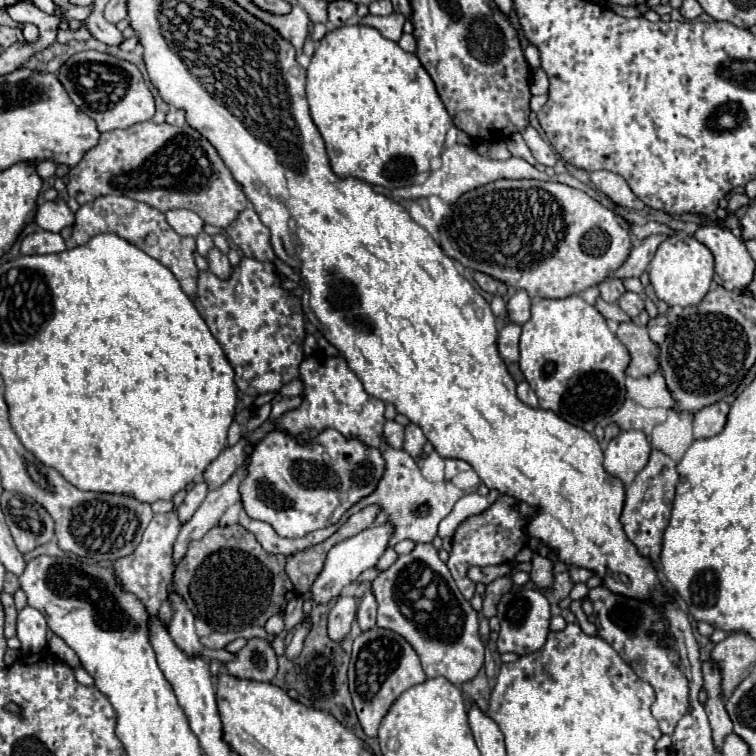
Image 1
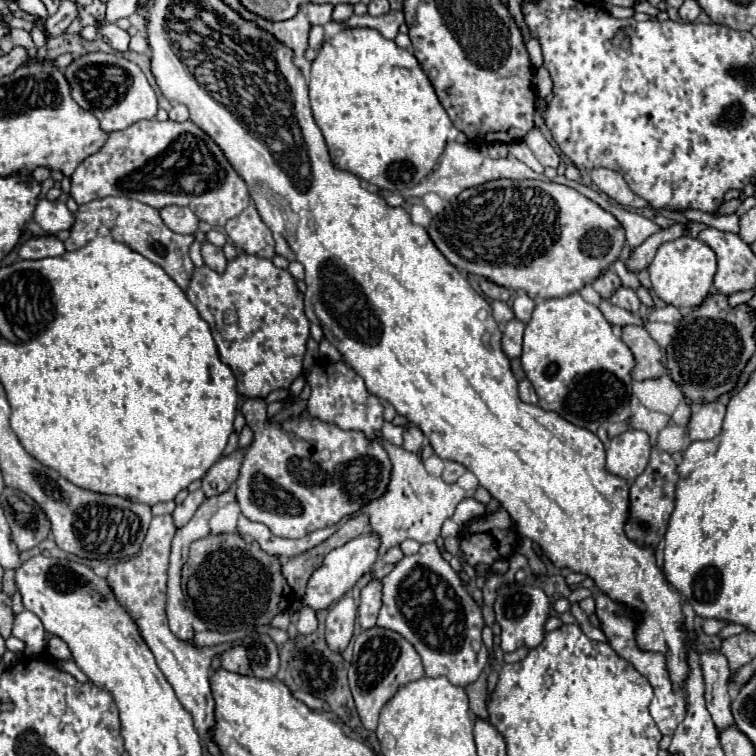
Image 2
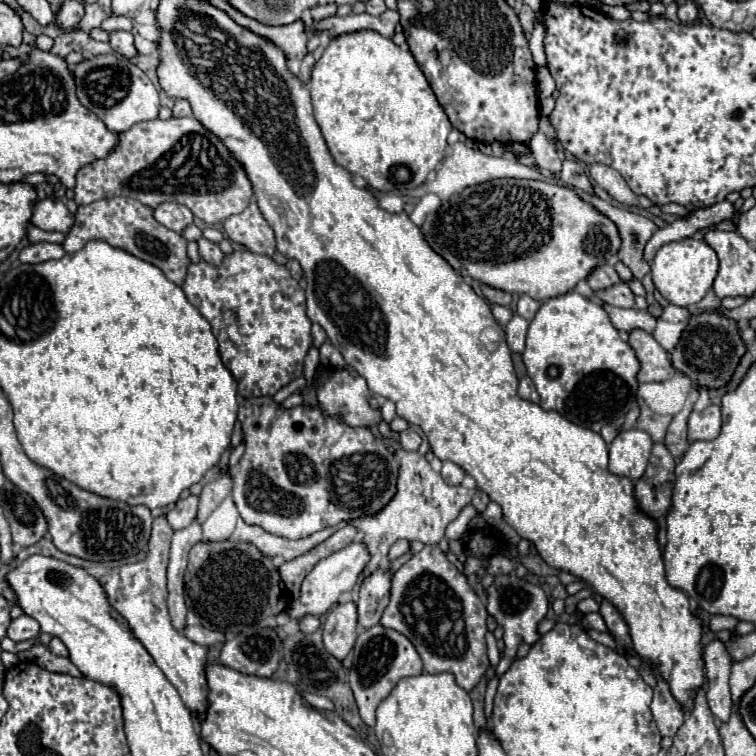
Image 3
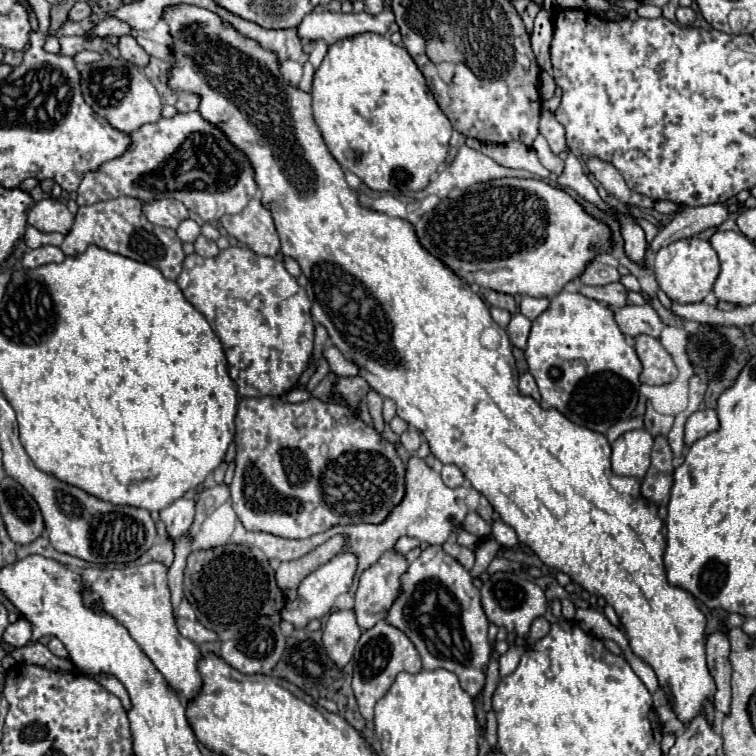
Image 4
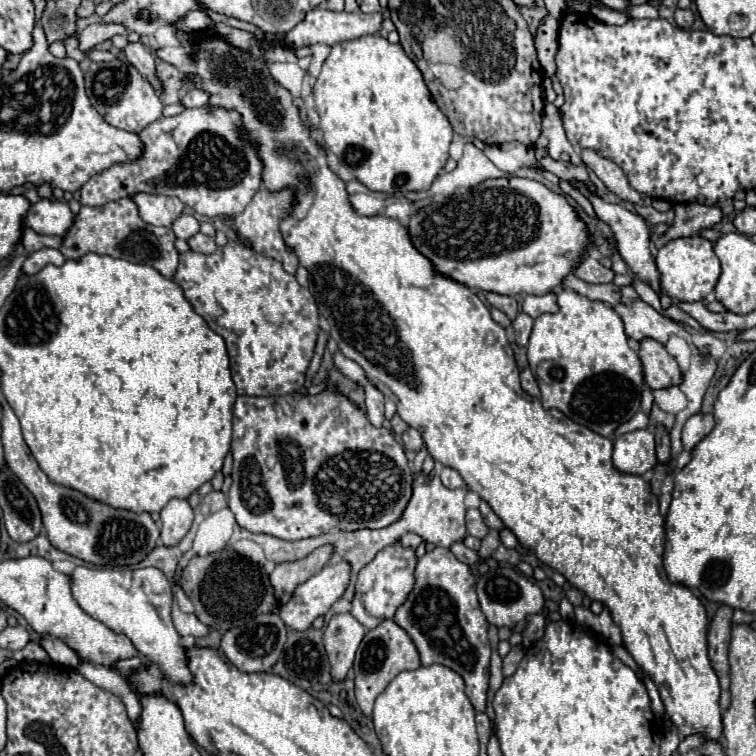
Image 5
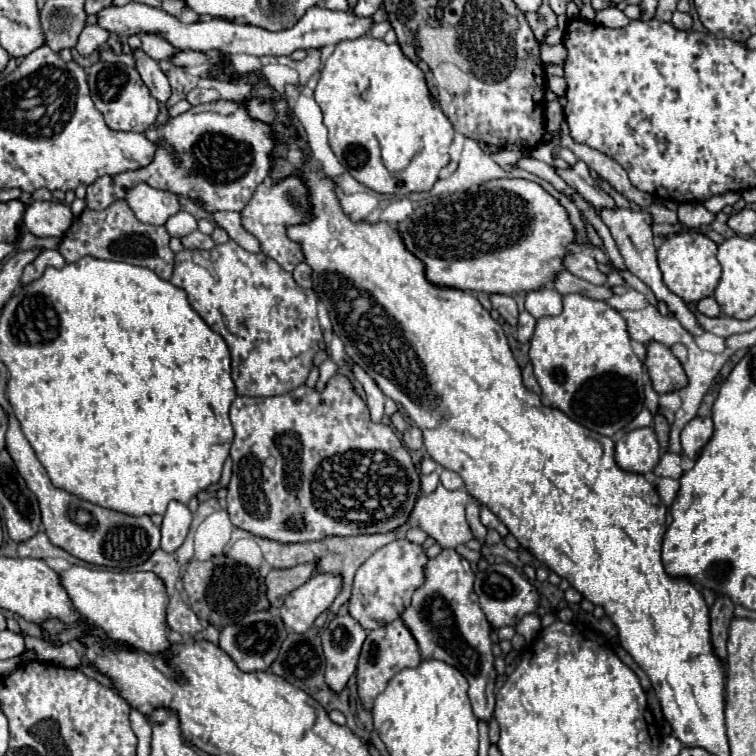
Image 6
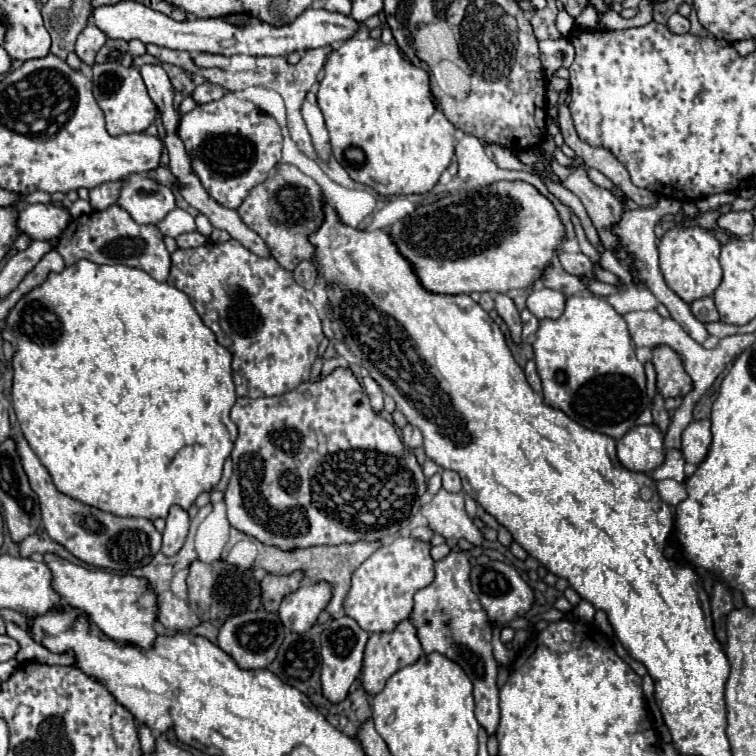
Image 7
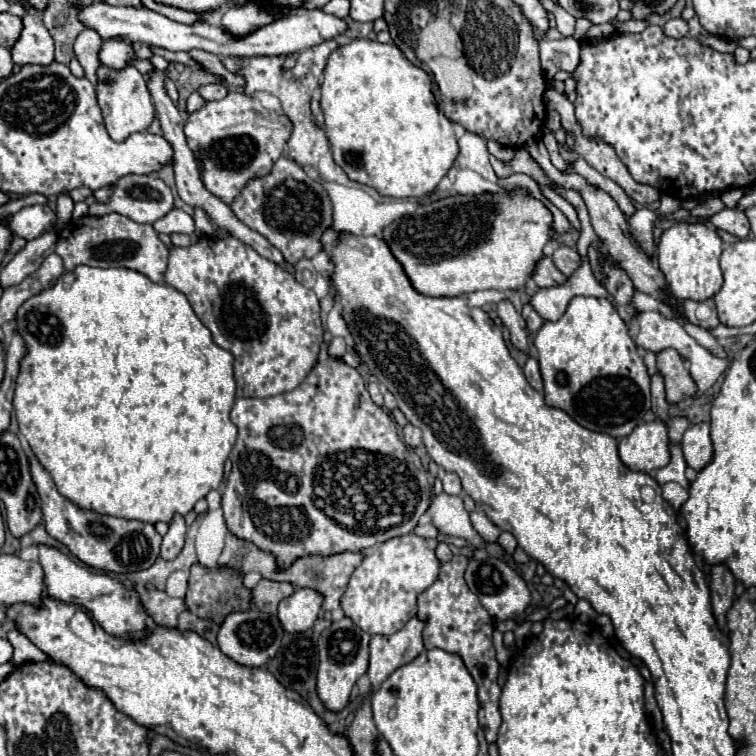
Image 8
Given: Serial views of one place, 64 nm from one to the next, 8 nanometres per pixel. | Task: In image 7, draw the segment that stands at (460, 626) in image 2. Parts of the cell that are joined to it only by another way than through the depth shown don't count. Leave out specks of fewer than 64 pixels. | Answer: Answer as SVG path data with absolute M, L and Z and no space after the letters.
M450 552L446 558L436 562L436 578L430 586L422 588L414 596L414 612L412 622L418 626L418 638L422 642L424 652L440 652L452 660L456 660L468 678L474 684L474 700L476 700L476 720L492 736L500 724L500 708L498 708L498 686L496 674L498 664L492 654L492 624L488 614L484 612L478 596L470 588L468 580L470 560L464 552Z

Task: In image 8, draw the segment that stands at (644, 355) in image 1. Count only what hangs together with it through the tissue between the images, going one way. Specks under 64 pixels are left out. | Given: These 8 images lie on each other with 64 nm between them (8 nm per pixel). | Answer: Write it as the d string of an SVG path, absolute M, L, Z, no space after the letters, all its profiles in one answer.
M668 348L664 352L658 352L656 358L658 358L658 370L662 372L664 382L666 382L666 400L668 402L678 404L684 398L696 394L696 390L698 390L696 382L692 380L682 356L676 350Z

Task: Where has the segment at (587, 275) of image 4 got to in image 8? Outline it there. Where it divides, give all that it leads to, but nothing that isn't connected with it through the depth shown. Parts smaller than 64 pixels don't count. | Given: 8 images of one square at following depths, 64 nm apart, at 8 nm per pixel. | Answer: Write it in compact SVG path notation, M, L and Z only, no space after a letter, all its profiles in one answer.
M560 246L552 254L552 262L564 276L570 276L580 266L580 256L576 250L572 250L568 246Z

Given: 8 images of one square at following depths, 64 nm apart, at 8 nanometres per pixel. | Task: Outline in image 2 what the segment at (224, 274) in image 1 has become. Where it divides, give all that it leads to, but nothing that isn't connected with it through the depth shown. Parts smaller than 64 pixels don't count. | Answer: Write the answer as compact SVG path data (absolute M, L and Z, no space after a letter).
M202 242L202 258L204 258L204 264L210 266L212 270L218 270L222 272L224 270L224 264L228 262L222 248L210 244L210 242Z

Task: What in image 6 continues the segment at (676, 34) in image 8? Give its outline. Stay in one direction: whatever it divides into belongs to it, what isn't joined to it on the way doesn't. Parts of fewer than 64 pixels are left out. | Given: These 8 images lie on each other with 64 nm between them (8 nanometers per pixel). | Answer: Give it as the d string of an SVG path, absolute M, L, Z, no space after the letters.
M674 12L674 16L672 16L672 26L674 26L676 30L690 30L690 28L692 28L692 18L690 18L690 14Z

